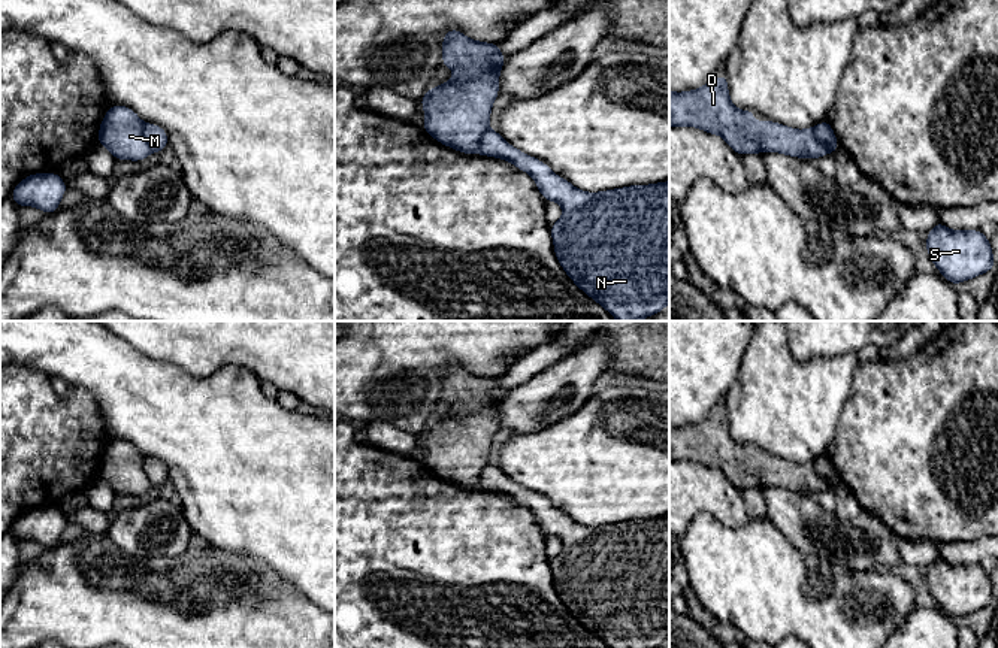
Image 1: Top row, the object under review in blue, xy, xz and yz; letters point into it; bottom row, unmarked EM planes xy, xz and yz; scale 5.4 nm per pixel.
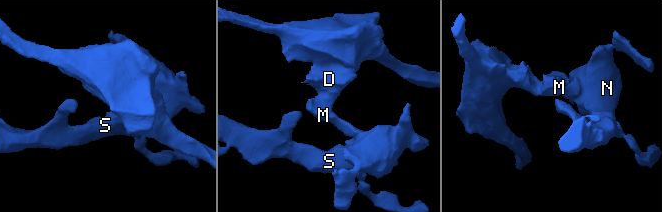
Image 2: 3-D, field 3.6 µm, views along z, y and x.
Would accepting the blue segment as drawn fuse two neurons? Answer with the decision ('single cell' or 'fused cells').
fused cells

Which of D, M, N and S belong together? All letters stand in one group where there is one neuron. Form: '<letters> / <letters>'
D M / N S

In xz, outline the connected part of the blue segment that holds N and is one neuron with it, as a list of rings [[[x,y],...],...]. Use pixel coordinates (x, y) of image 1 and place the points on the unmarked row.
[[[492,464],[483,469],[480,488],[506,494],[529,508],[544,535],[562,540],[563,551],[550,560],[554,588],[565,608],[583,627],[610,648],[659,648],[665,644],[669,638],[669,515],[586,527],[556,509],[544,496],[511,481],[499,466]]]

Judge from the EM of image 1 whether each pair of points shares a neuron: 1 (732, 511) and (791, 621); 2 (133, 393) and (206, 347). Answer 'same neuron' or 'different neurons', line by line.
1: different neurons
2: different neurons

